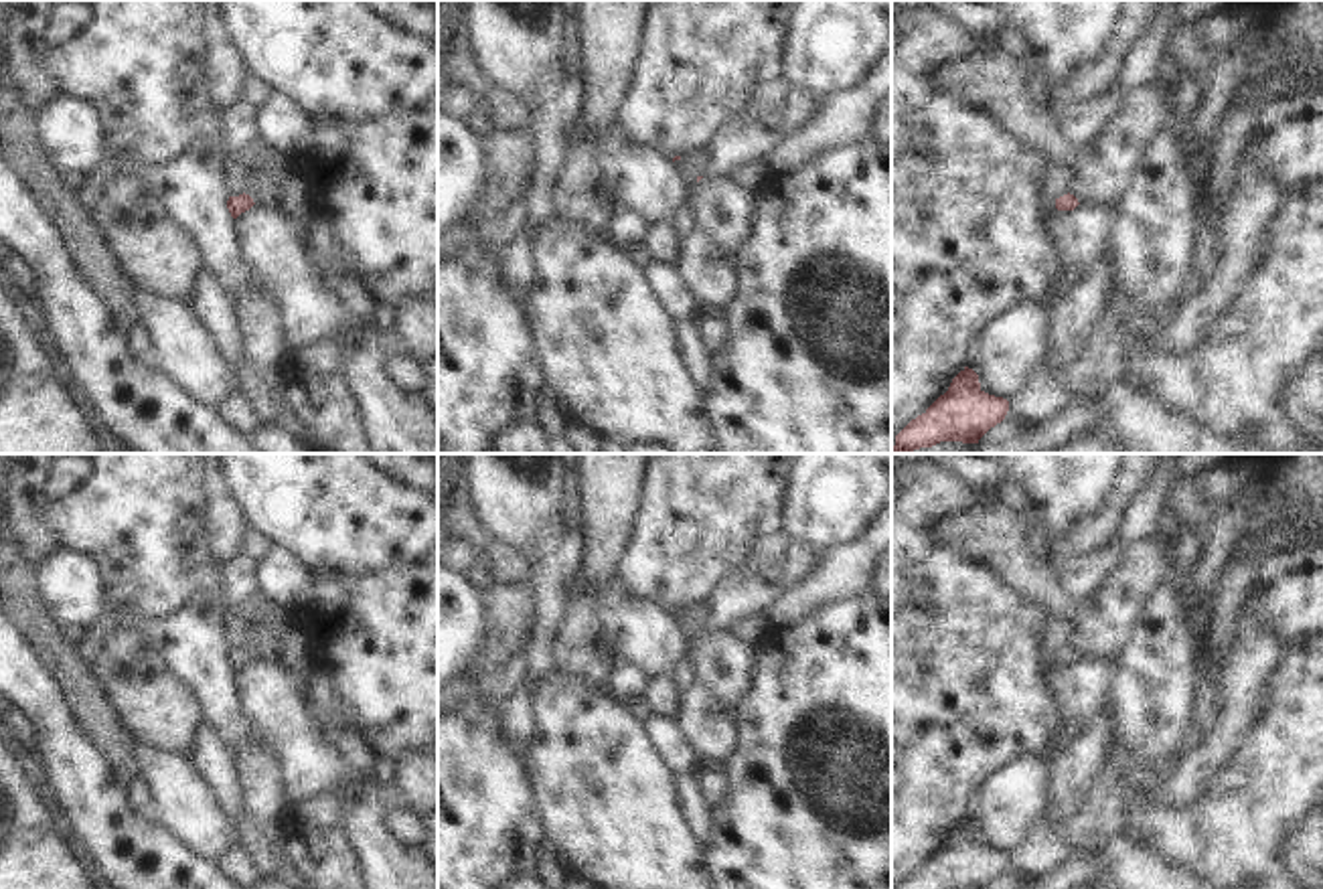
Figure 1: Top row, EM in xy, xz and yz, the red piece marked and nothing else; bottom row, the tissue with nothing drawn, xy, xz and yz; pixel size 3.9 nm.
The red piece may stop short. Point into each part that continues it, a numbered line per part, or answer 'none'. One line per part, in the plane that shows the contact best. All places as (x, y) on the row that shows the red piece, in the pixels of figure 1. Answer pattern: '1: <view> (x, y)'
none

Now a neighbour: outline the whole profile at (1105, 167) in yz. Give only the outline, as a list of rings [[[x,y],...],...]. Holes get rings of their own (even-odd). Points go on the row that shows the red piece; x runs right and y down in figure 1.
[[[1163,83],[1126,91],[1108,124],[1078,150],[1070,194],[1080,205],[1118,205],[1165,119]]]

